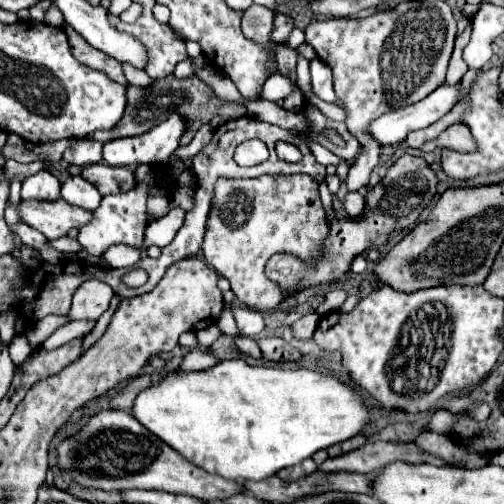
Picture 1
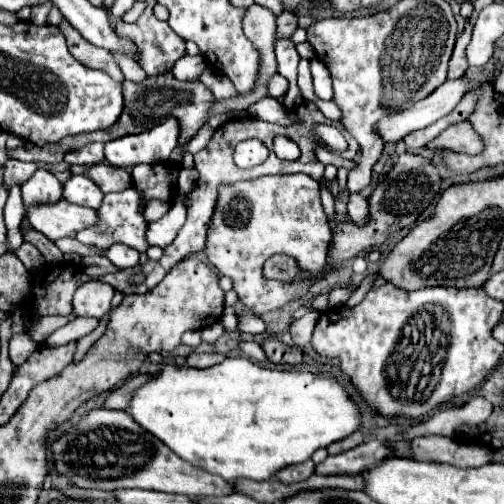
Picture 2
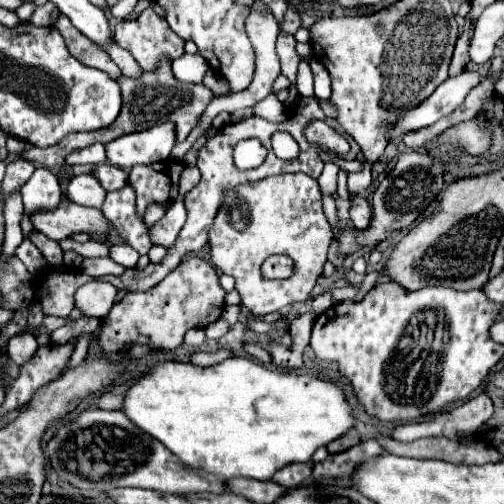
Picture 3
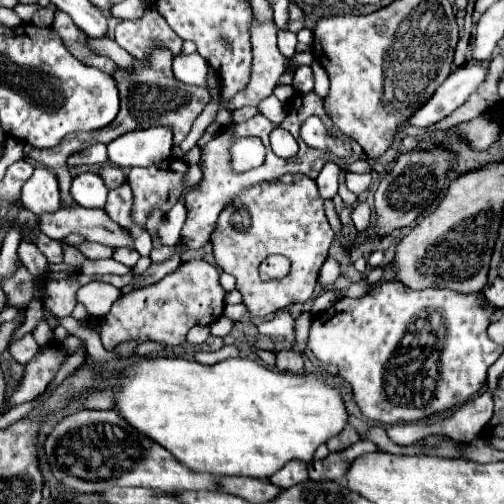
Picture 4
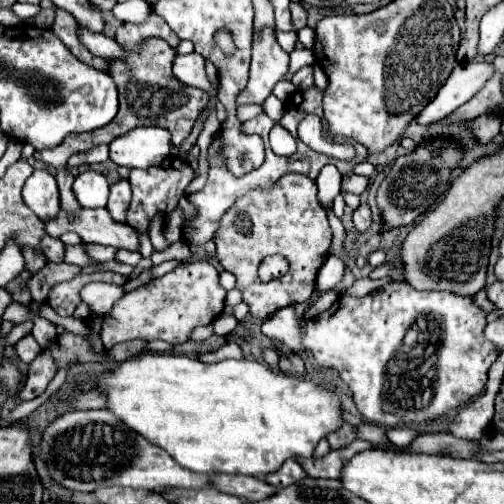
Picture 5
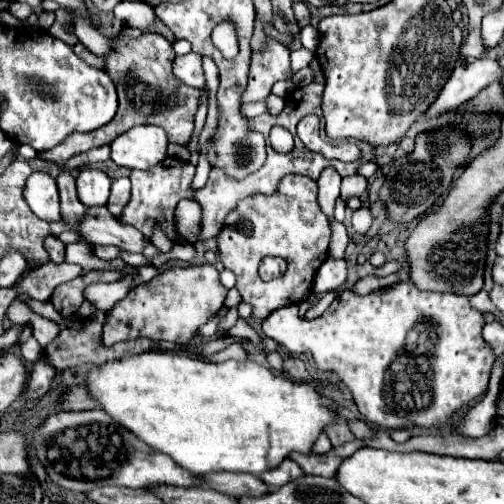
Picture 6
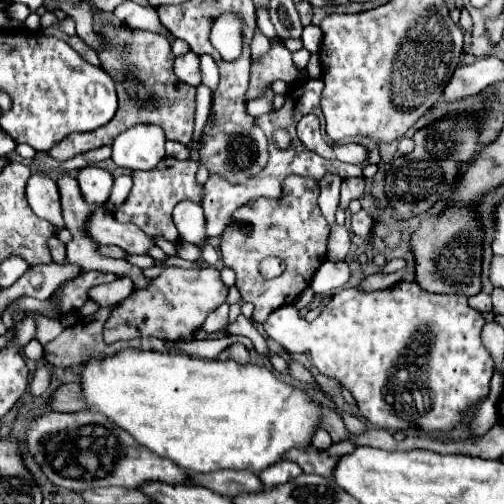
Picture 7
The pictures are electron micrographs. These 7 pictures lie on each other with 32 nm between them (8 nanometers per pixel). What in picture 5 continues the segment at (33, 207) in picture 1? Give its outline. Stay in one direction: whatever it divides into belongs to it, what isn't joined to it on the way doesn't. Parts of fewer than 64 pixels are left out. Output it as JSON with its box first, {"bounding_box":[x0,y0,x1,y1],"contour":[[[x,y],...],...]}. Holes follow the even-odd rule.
{"bounding_box":[46,208,140,252],"contour":[[[84,208],[78,214],[60,212],[56,218],[46,220],[46,232],[52,238],[60,238],[64,232],[76,232],[84,242],[124,248],[130,252],[138,252],[140,234],[128,226],[112,220],[106,208]]]}

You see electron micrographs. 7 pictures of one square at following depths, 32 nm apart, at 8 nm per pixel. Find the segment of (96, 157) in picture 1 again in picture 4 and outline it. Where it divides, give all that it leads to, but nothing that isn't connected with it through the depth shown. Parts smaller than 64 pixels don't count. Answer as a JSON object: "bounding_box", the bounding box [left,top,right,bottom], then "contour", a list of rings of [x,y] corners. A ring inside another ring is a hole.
{"bounding_box":[68,144,108,166],"contour":[[[94,144],[82,152],[76,152],[68,158],[68,166],[80,166],[80,164],[102,164],[108,160],[106,144]]]}

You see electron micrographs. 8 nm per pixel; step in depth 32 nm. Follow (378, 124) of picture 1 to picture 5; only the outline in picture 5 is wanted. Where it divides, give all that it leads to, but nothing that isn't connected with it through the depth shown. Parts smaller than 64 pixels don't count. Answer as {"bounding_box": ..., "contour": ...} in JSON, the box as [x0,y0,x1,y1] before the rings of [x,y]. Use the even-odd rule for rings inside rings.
{"bounding_box":[416,60,494,124],"contour":[[[472,60],[456,64],[450,78],[438,90],[436,98],[416,116],[418,124],[430,124],[452,114],[492,78],[492,72],[494,66],[490,60]]]}

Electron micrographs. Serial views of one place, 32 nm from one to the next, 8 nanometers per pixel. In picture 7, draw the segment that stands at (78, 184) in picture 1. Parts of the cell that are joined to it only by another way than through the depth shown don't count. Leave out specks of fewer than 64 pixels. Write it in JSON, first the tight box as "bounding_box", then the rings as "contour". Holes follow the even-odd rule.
{"bounding_box":[78,166,114,204],"contour":[[[86,166],[78,172],[78,184],[80,184],[80,192],[82,192],[86,202],[104,204],[110,196],[114,176],[104,168]]]}

